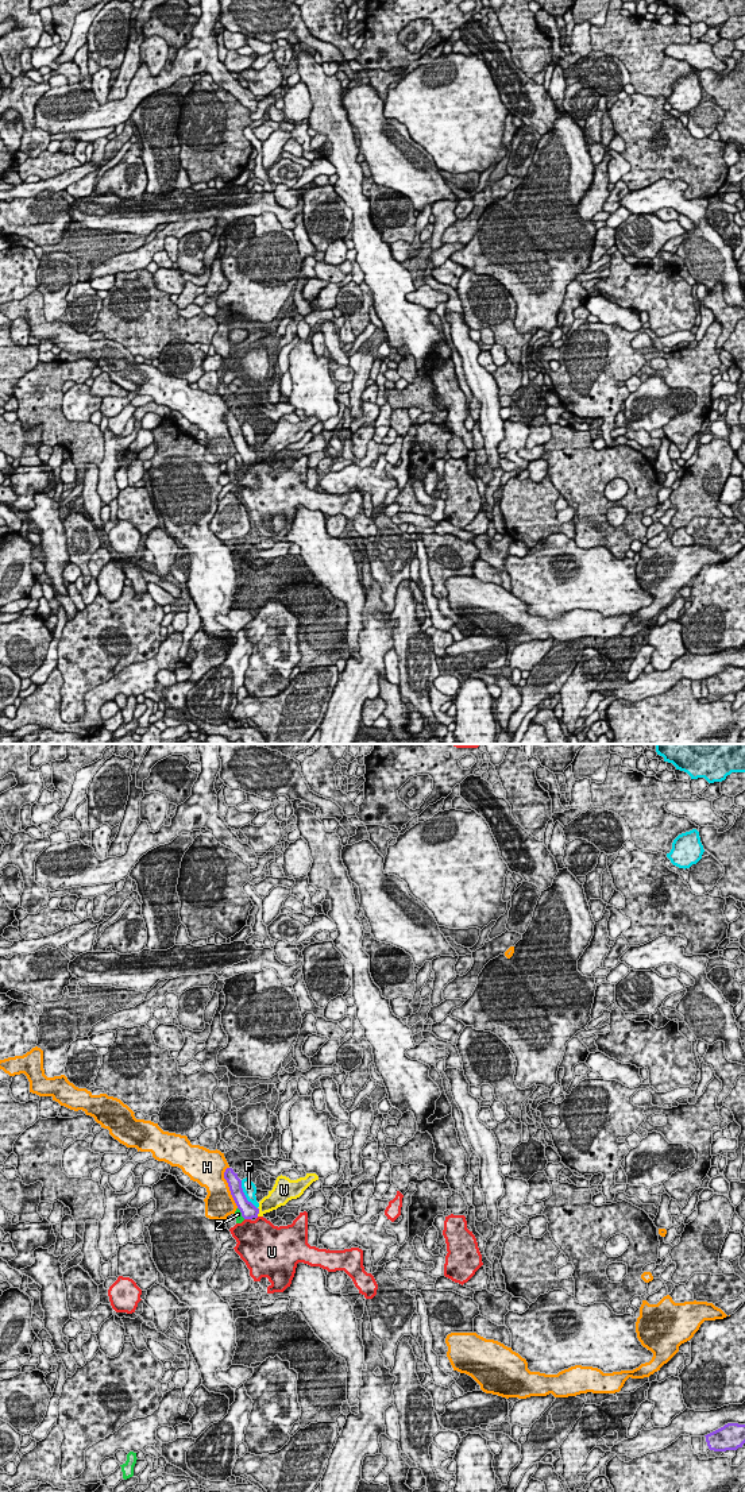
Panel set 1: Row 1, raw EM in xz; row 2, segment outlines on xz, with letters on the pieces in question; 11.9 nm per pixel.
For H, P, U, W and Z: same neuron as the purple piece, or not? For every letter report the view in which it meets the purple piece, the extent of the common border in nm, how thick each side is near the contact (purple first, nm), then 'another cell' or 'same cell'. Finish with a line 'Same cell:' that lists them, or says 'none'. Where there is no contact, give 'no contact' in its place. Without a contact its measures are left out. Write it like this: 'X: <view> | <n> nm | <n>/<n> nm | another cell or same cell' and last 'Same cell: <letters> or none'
H: xz | 500 nm | 160/360 nm | another cell
P: xz | 400 nm | 190/160 nm | another cell
U: xz | 80 nm | 190/420 nm | another cell
W: xz | 110 nm | 190/200 nm | another cell
Z: xz | 170 nm | 190/90 nm | another cell
Same cell: none

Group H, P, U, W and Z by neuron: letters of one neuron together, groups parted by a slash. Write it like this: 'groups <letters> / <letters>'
groups H / P / U / W Z

